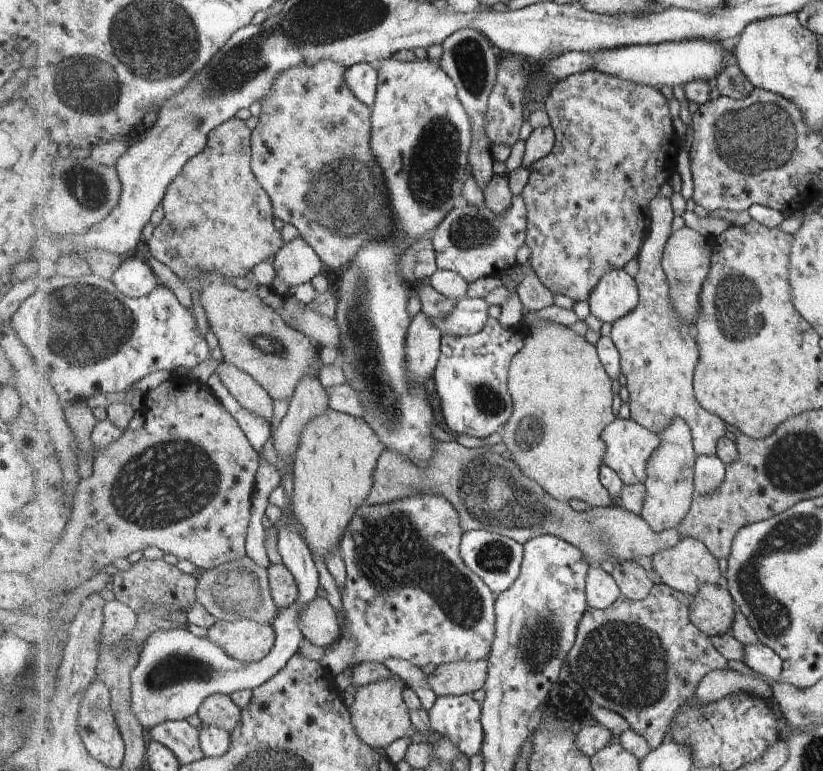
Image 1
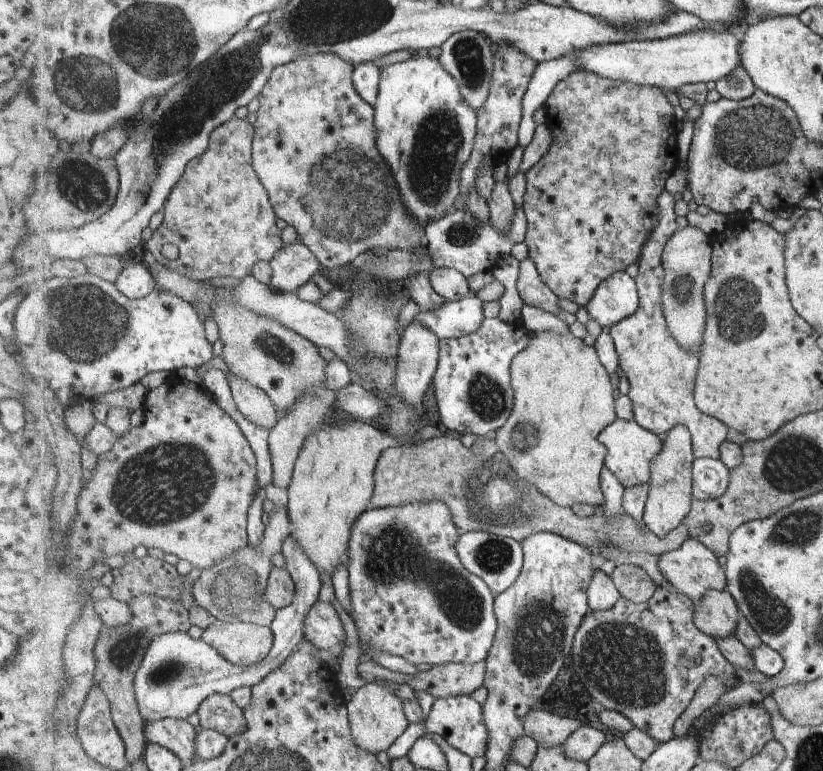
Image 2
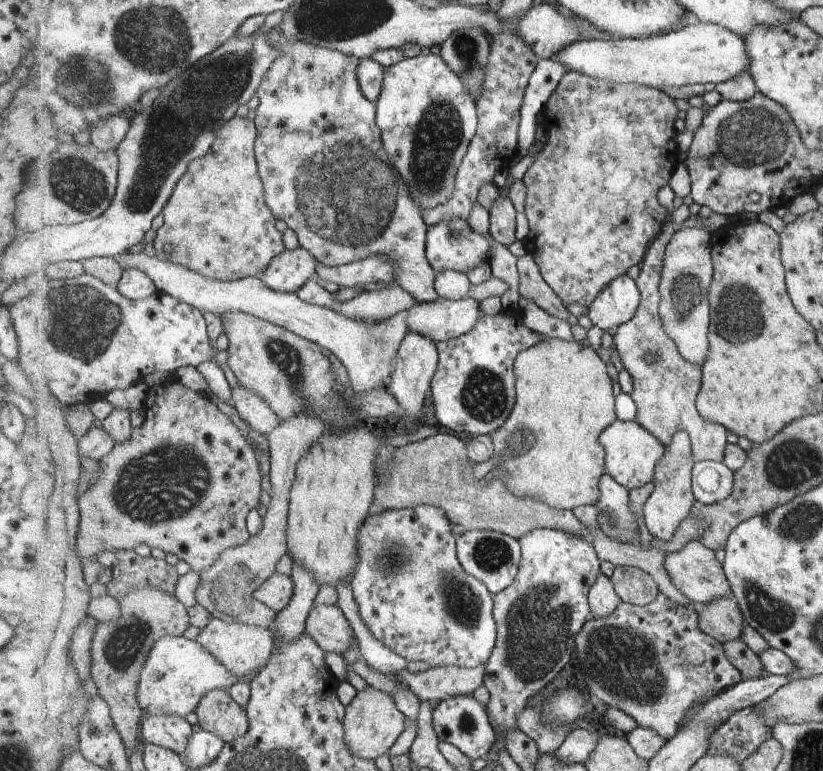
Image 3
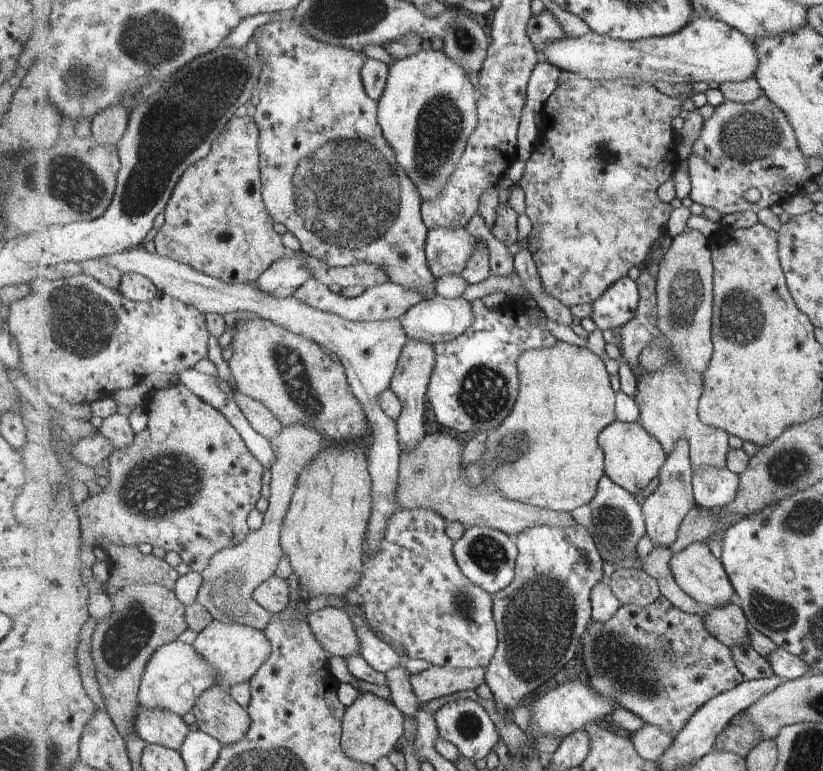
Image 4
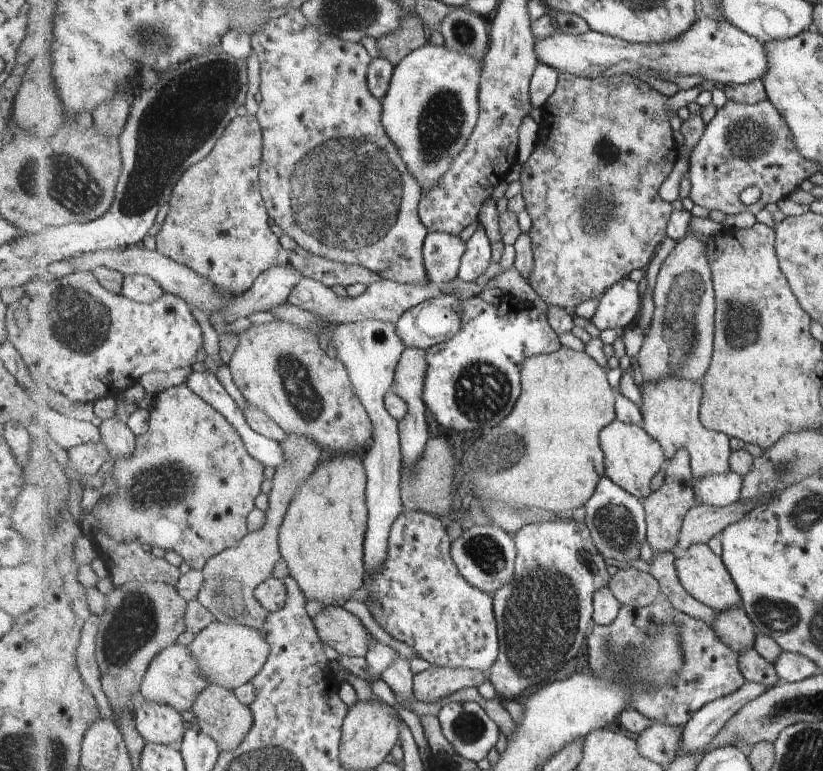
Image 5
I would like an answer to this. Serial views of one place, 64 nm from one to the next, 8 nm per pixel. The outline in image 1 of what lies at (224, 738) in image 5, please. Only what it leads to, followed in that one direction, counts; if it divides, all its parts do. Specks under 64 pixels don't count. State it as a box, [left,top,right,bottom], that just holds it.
[198,693,242,733]

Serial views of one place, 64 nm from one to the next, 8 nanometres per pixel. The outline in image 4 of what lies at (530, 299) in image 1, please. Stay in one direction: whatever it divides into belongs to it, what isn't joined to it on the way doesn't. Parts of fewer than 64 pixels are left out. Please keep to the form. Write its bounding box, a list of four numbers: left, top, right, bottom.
[513,240,573,326]

